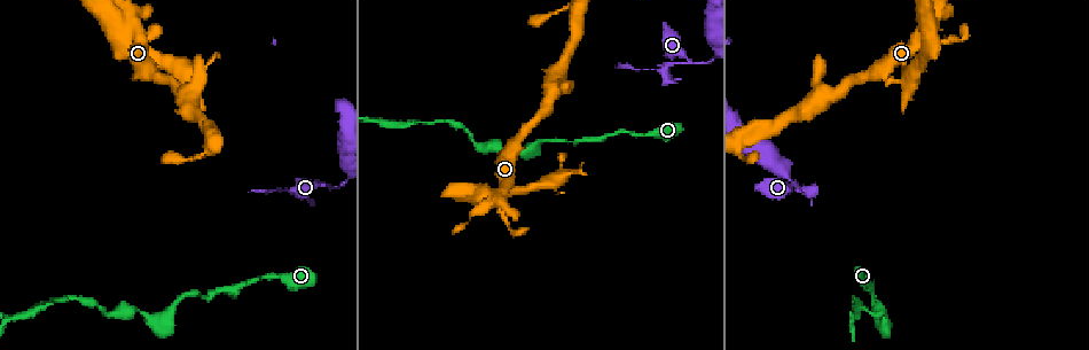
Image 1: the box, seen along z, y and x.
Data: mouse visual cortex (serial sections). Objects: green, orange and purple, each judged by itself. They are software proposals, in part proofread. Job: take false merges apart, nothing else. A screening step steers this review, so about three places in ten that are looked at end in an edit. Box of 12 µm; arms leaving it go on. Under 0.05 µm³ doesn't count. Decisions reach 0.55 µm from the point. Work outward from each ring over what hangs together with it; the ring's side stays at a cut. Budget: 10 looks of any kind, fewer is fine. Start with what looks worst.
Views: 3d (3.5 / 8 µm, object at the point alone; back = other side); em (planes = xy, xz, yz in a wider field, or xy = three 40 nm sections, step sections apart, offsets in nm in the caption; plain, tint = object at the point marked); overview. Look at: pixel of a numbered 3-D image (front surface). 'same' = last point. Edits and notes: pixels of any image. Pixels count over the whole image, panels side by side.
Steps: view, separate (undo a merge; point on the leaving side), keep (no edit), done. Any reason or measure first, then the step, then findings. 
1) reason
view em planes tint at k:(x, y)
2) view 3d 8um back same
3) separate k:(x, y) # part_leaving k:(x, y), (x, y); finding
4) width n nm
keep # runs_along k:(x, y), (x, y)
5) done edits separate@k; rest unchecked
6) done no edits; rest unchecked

view 3d 3.5um at 1:(796, 187)

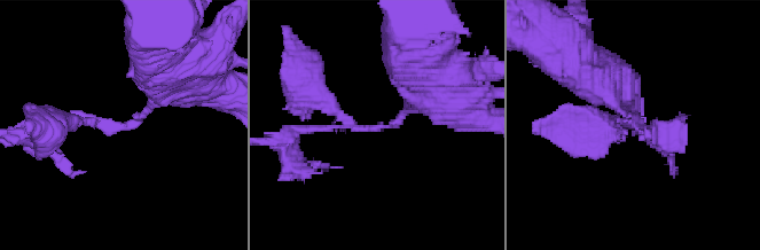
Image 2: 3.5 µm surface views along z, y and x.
arms 3; arm_widths 100, 200, 300 nm
view em xy step 5 tint at 2:(631, 120)

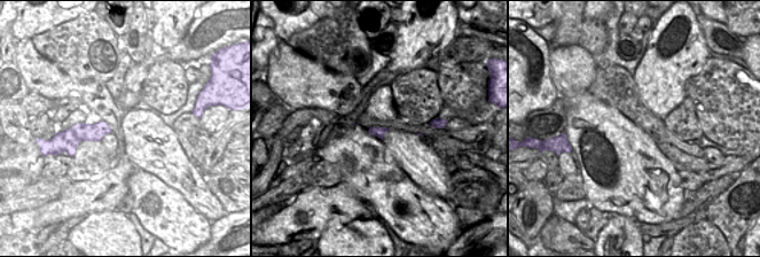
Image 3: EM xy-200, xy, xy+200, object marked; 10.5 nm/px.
separate 2:(297, 131) # a second cell is stuck on

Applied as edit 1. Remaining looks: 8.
branch point
view 3d 3.5um at 1:(528, 148)

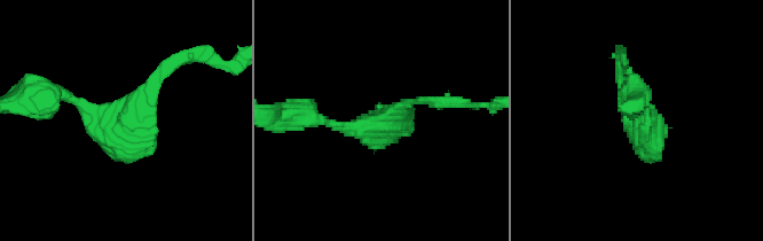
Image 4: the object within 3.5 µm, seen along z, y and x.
need the tissue
view em xy step 3 tint at 4:(379, 124)

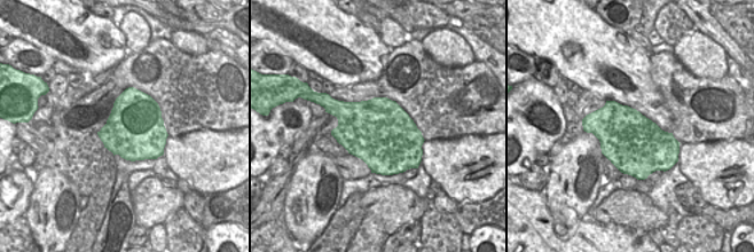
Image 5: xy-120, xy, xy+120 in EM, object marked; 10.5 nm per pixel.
width 700 nm
keep # runs_along 4:(170, 65), (124, 122), (56, 94); continuous, no second cell

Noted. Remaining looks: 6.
thick turns thin
view 3d 8um at 1:(11, 316)

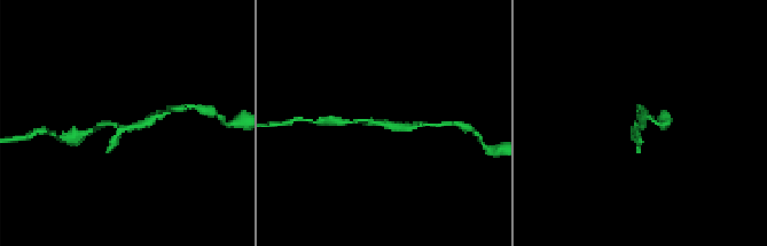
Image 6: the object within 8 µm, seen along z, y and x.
view em xy step 3 tint at 6:(382, 123)

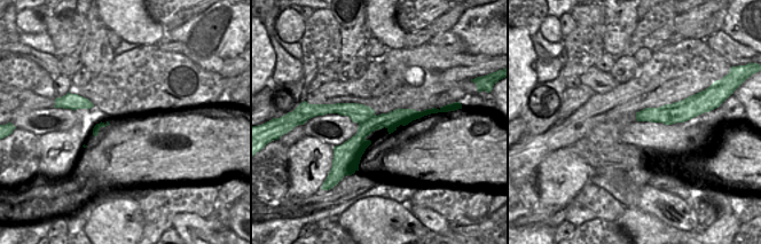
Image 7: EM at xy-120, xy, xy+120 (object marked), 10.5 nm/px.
keep # runs_along 6:(155, 118), (120, 129), (107, 152); continuous, no second cell

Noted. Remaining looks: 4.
sharp bend
view 3d 3.5um at 1:(119, 13)

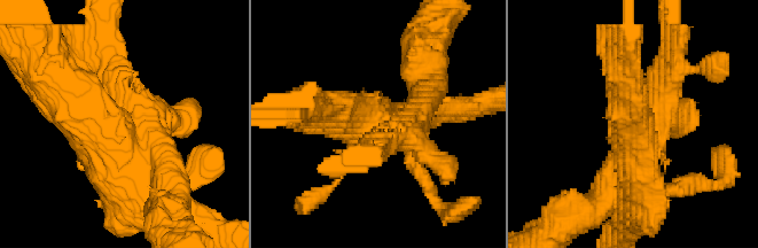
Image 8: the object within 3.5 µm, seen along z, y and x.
view em xy step 1 tint at 8:(124, 122)

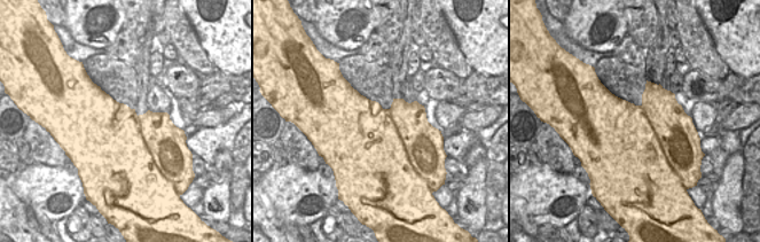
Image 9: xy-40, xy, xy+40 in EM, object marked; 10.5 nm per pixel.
separate 8:(104, 168) # a second cell is stuck on

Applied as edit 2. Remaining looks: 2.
done edits separate@2, separate@8; rest unchecked

